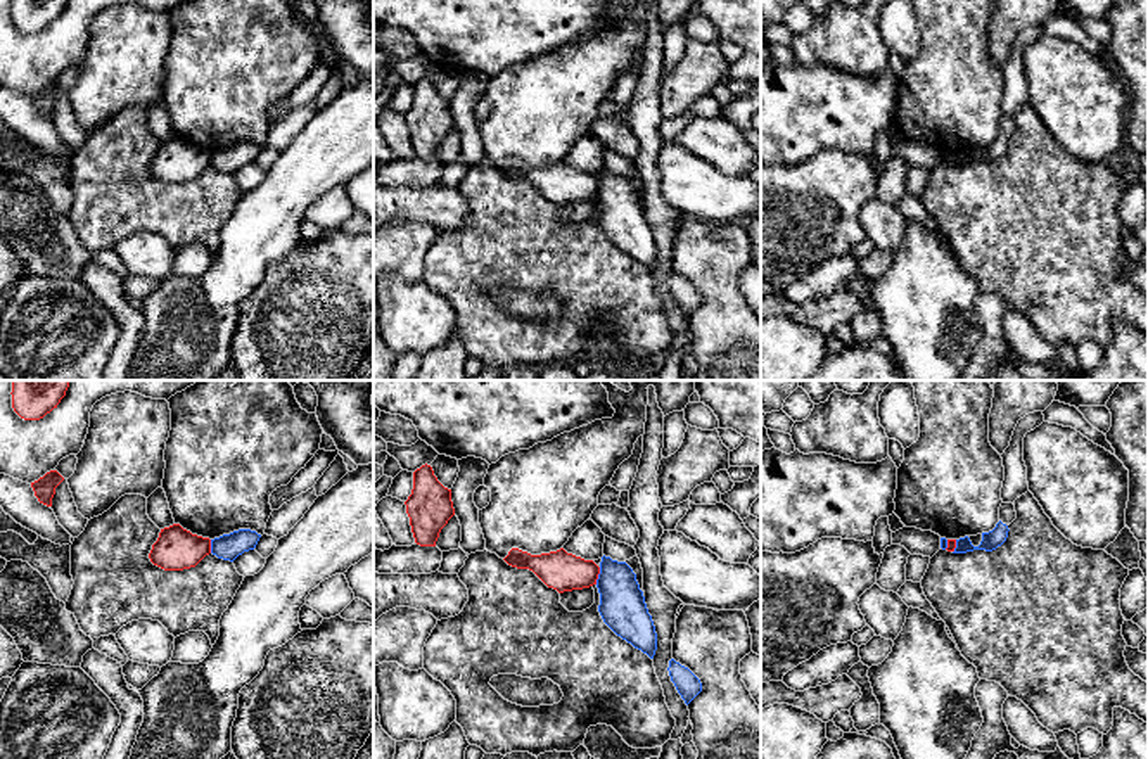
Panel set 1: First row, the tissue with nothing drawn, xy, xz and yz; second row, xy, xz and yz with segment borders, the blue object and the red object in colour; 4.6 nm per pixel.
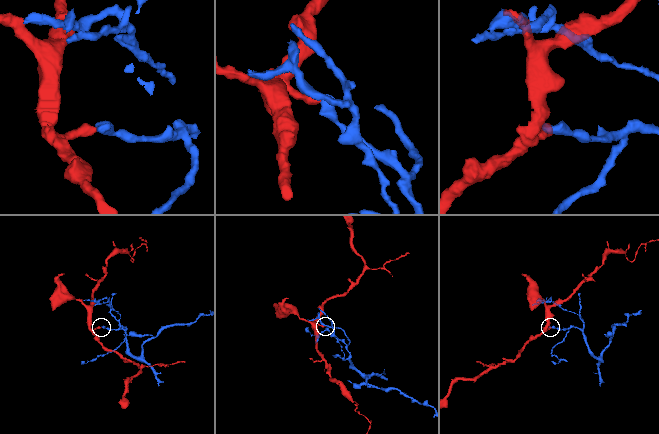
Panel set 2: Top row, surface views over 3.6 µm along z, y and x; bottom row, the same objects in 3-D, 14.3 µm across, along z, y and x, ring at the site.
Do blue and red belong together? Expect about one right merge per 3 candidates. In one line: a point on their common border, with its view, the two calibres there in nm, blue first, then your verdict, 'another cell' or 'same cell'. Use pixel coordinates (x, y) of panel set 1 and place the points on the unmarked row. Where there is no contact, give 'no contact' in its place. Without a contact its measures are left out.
xz (599, 189) | 220/180 nm | another cell

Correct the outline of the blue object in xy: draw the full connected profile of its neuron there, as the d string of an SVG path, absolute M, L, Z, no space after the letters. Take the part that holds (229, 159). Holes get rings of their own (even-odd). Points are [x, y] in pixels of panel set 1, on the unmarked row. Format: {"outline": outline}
{"outline": "M239 142L211 152L211 166L233 175L244 164L254 163L261 147L251 142Z"}

